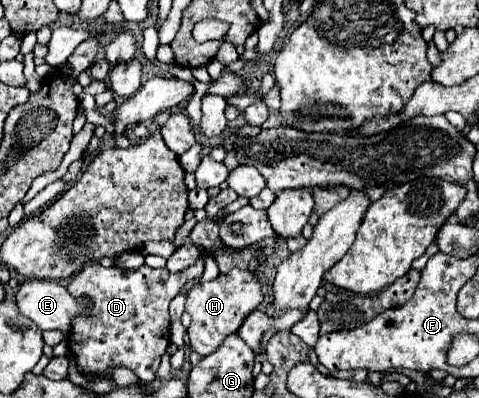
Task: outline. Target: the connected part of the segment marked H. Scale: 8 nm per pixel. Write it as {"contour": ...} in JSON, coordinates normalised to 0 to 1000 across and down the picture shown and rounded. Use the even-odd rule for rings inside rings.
{"contour":[[[484,673],[476,688],[459,688],[443,709],[418,709],[409,714],[388,749],[388,784],[401,794],[401,814],[392,824],[397,869],[418,894],[434,894],[455,879],[455,869],[468,859],[472,844],[493,839],[514,794],[543,769],[551,754],[543,704],[530,683]]]}

